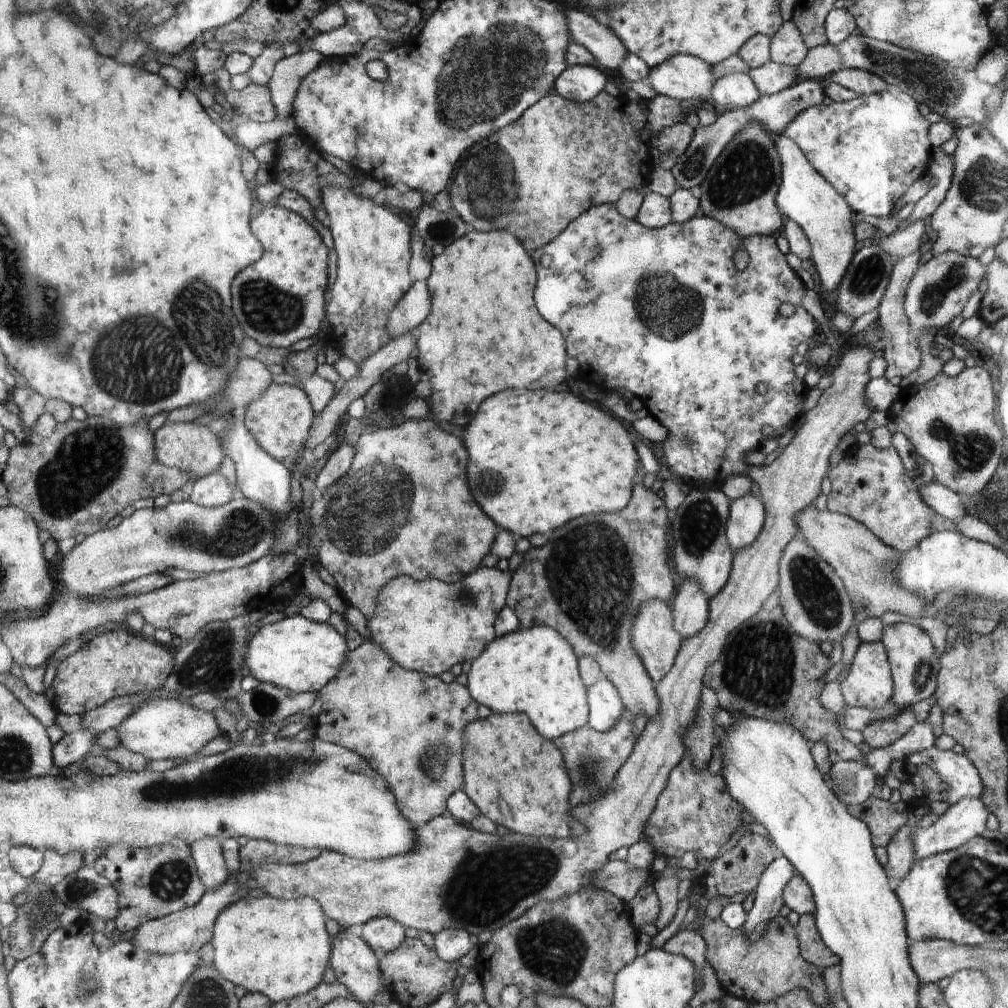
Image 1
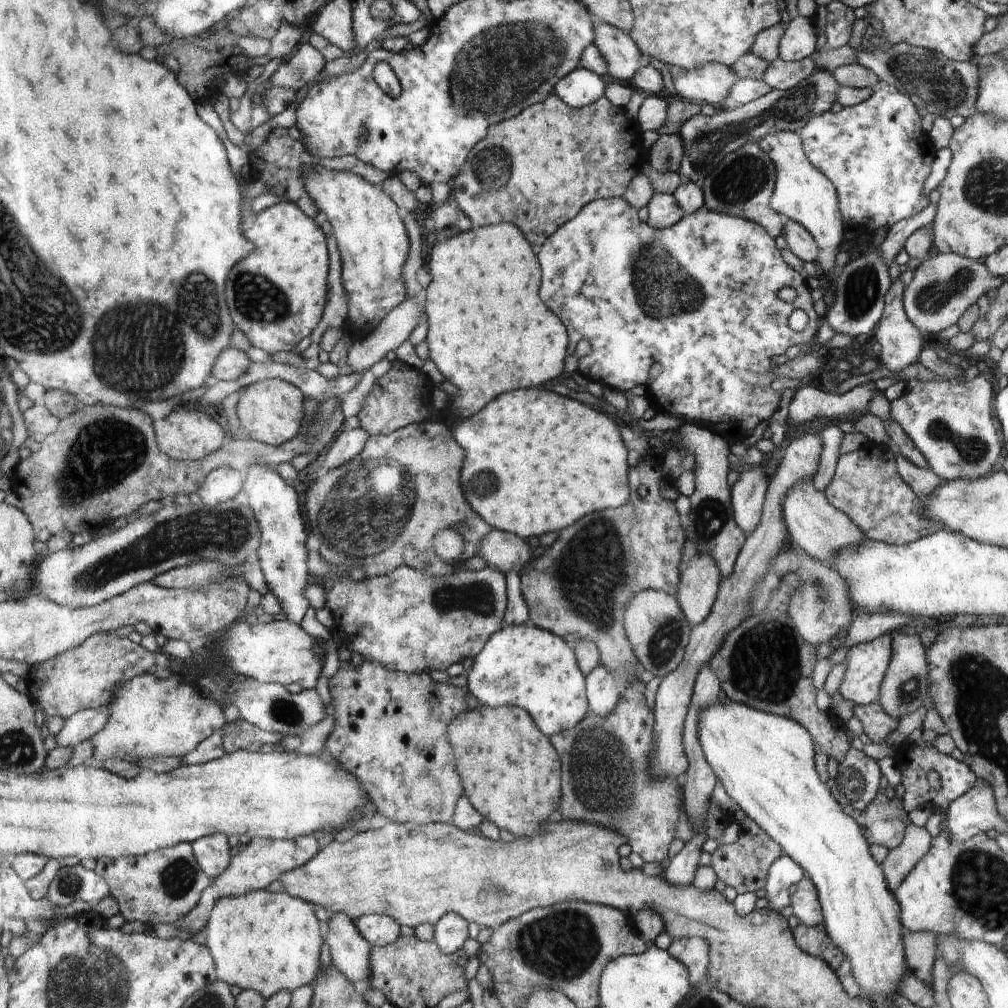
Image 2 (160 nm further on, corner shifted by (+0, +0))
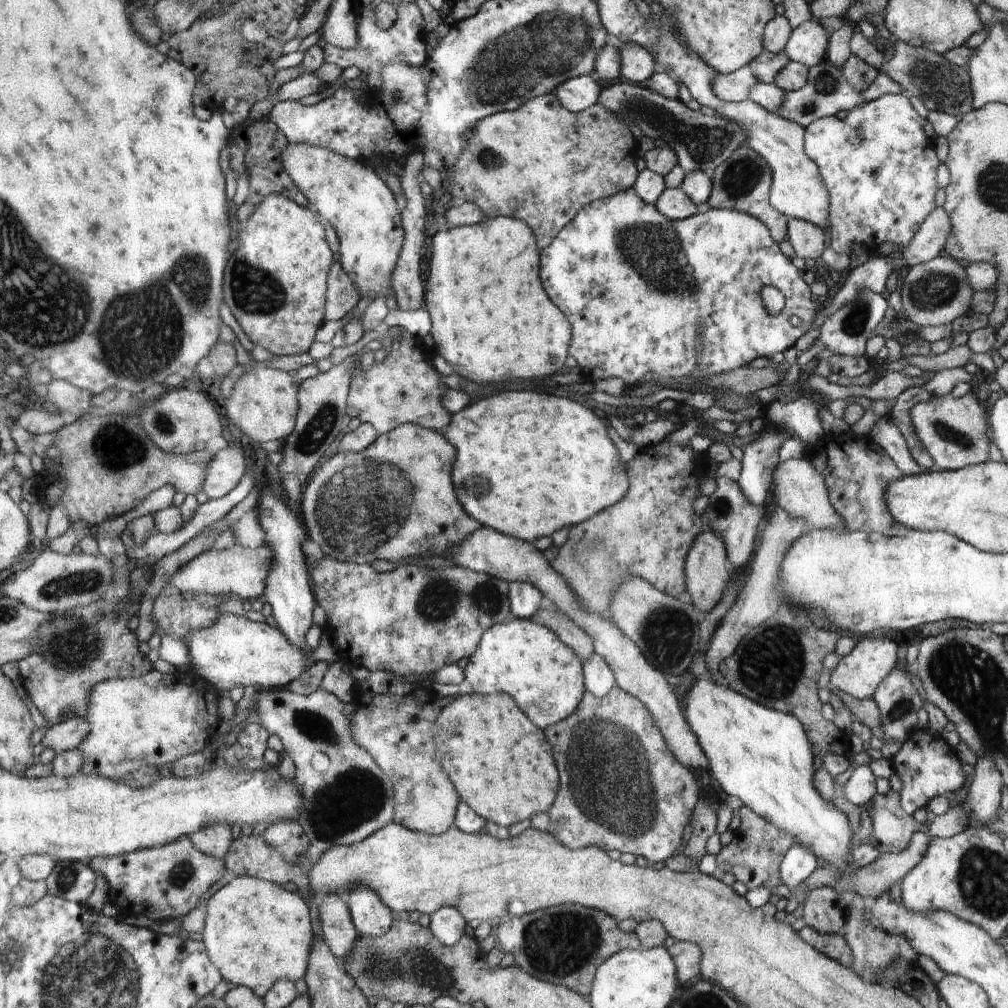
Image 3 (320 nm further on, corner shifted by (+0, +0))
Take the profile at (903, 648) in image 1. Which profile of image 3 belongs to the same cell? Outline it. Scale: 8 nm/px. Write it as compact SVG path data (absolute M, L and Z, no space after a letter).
M898 665L895 669L878 685L878 688L873 694L873 699L876 701L879 708L884 740L894 740L894 742L905 743L908 737L916 729L918 722L918 710L922 708L924 699L920 696L914 684L912 676L904 672L903 668Z

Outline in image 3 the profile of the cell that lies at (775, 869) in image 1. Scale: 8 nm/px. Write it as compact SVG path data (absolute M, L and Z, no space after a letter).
M798 843L792 845L779 866L781 884L786 884L789 890L794 892L797 886L818 868L819 864L815 854L811 853L807 846Z

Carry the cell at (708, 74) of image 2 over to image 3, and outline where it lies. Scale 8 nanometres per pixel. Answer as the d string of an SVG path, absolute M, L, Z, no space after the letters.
M746 65L733 73L719 74L713 82L713 89L722 100L743 101L748 99L750 89L756 87L758 81L754 71Z

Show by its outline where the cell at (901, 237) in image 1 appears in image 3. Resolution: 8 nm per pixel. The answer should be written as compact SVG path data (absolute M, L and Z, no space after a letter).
M934 207L914 234L910 244L903 250L908 266L931 261L943 252L951 228L950 217L944 207Z

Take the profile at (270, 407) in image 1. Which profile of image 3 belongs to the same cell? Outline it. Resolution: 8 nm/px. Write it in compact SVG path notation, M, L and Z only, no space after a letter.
M272 367L246 371L233 384L230 398L225 399L227 418L256 443L284 440L296 428L296 414L300 412L296 394L300 394L298 384L294 384L286 371Z

